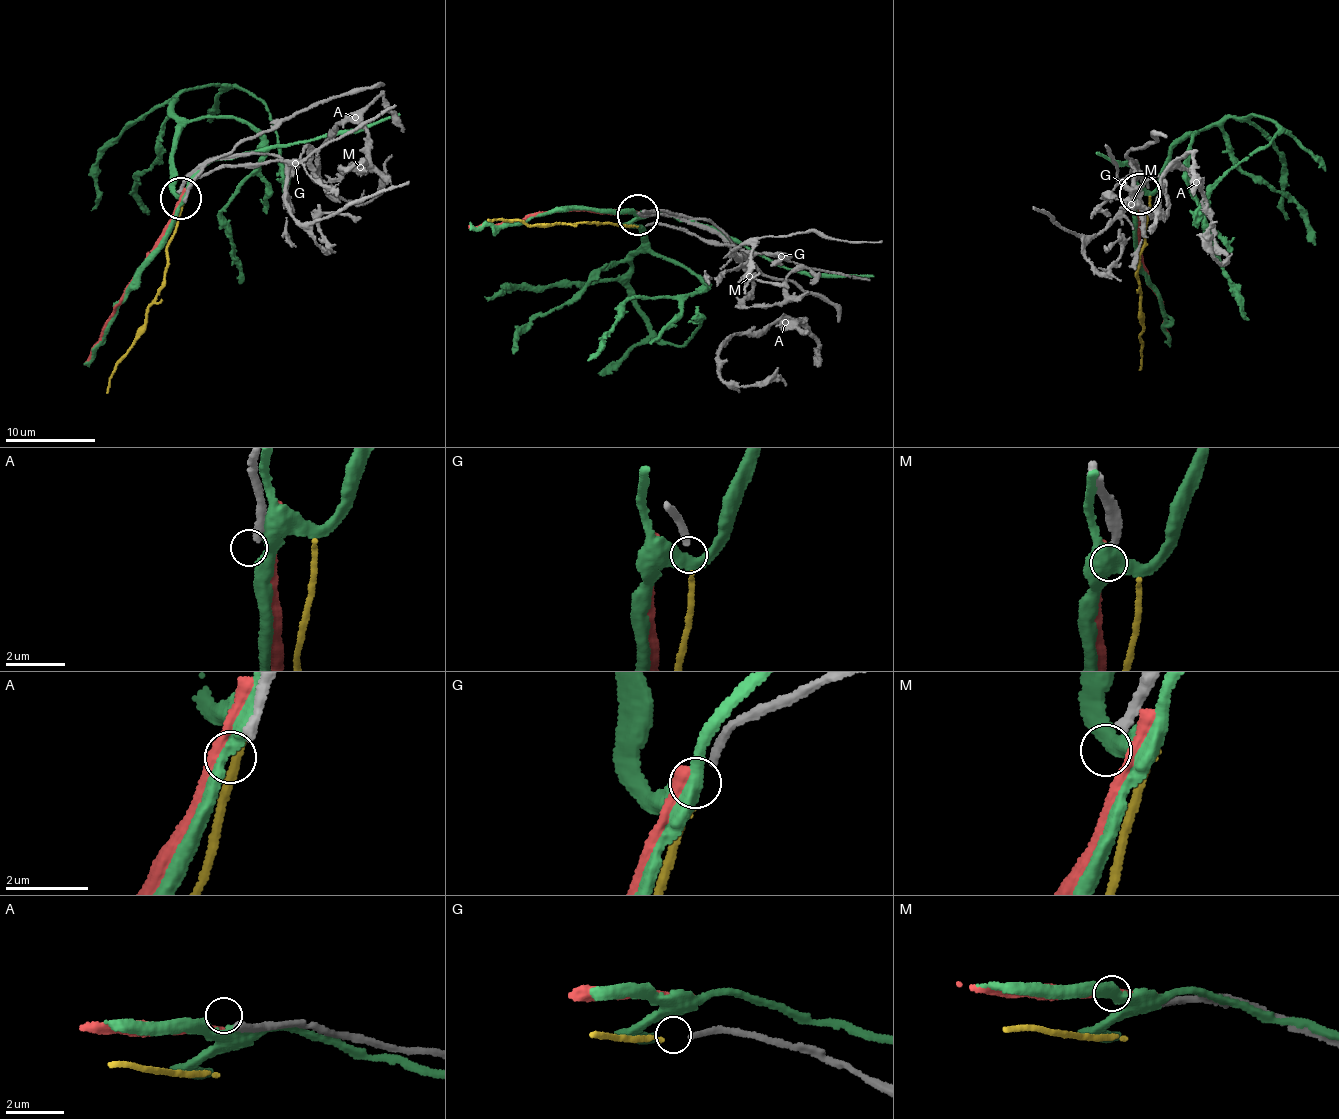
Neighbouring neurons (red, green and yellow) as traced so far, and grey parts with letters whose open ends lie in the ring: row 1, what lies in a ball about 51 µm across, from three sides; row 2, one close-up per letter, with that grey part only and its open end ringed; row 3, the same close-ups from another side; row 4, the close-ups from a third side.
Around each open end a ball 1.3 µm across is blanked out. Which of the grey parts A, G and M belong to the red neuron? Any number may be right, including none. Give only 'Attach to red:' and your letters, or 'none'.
Attach to red: none

